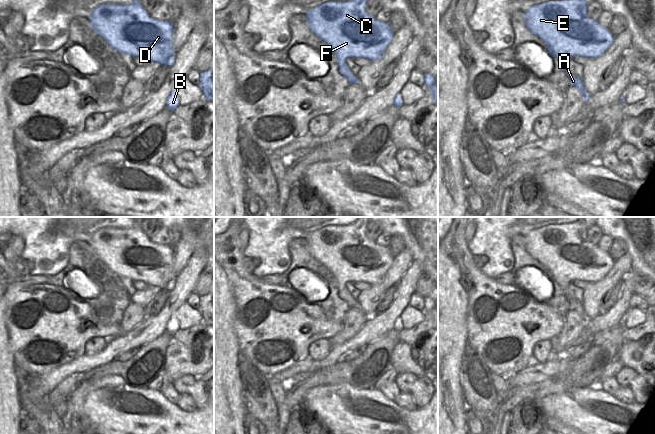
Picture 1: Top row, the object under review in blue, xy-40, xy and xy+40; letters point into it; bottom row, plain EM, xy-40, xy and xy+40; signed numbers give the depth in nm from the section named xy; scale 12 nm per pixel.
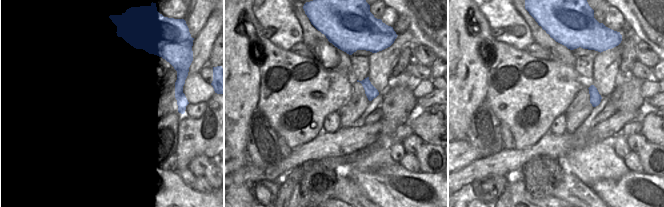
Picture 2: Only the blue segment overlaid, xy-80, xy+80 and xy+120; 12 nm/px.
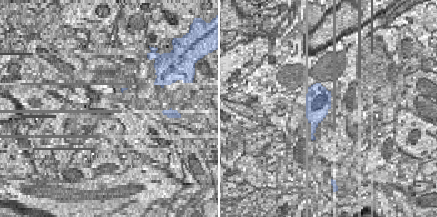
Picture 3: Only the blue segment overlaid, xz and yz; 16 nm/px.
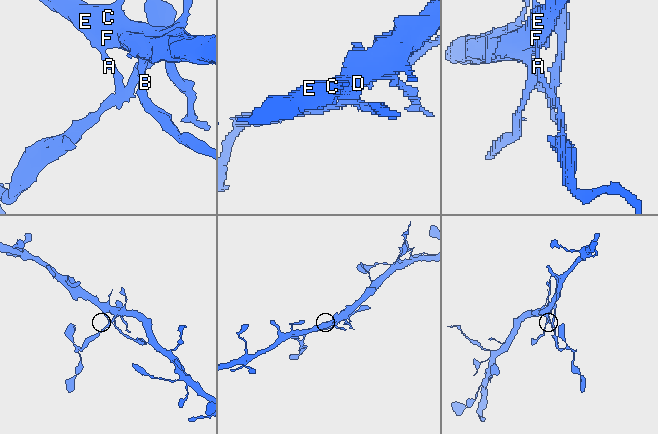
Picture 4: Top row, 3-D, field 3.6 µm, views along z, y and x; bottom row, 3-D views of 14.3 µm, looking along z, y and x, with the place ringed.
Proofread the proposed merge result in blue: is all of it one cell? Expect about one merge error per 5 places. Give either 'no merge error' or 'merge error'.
merge error

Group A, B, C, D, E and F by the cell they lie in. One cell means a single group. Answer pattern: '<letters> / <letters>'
A / B C D E F

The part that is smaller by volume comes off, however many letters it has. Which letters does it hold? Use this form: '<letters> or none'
A

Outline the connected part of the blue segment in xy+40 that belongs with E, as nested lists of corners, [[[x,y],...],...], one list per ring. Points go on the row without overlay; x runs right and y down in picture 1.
[[[582,219],[571,224],[547,225],[534,229],[524,236],[525,249],[534,259],[546,267],[549,279],[556,281],[563,290],[566,290],[574,280],[589,283],[598,282],[612,269],[615,260],[612,259],[608,252],[601,250],[597,245],[588,241],[587,230],[588,226]]]

